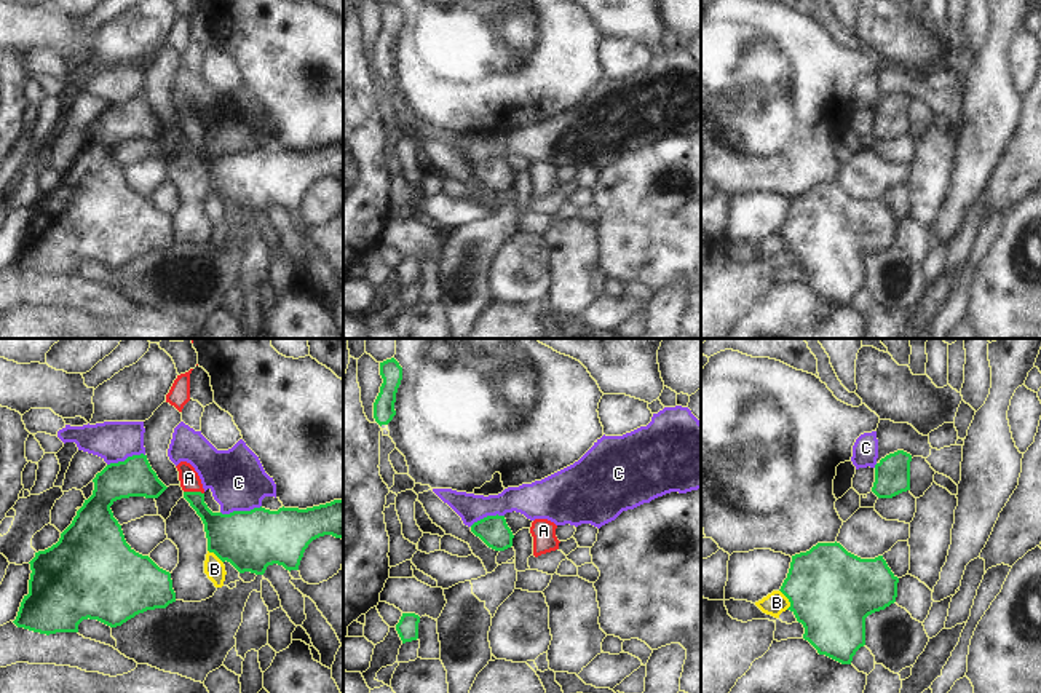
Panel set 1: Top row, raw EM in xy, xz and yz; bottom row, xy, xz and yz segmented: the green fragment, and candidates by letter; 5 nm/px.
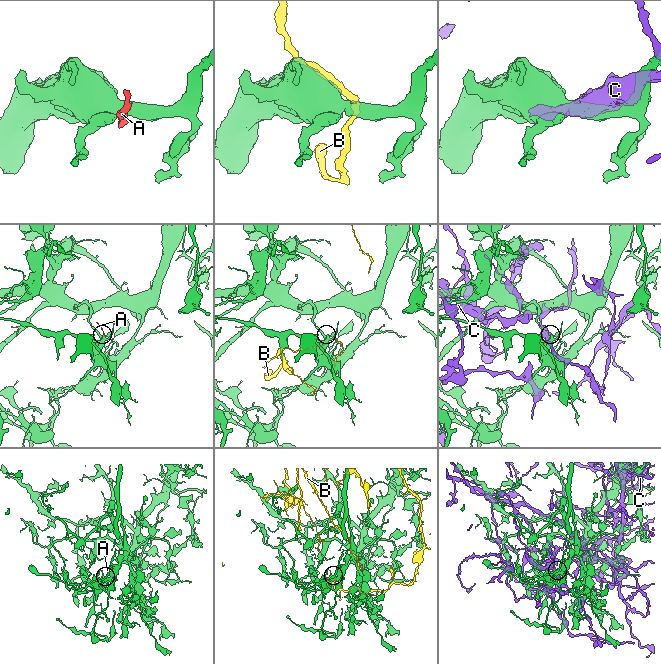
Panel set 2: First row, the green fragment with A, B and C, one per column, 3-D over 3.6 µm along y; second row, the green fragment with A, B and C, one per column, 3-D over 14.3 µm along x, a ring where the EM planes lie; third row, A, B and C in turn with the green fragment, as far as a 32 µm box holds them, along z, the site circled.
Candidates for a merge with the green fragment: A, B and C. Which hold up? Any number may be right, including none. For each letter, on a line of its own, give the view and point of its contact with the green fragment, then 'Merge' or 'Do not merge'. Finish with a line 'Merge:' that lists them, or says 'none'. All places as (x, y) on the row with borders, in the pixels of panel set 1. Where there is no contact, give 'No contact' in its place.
A: Touches green at xy (193, 492). Merge
B: Touches green at yz (787, 597). Do not merge
C: Touches green at xy (240, 511). Do not merge
Merge: A

